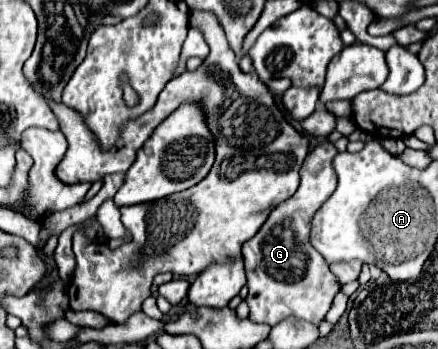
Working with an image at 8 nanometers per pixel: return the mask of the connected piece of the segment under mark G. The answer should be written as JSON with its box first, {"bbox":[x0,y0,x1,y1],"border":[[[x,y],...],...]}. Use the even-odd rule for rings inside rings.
{"bbox":[242,142,340,326],"border":[[[332,142],[316,146],[300,168],[300,186],[296,194],[276,206],[262,228],[248,242],[244,242],[242,254],[250,290],[246,296],[246,304],[250,306],[250,320],[274,326],[282,318],[294,314],[318,326],[326,316],[336,292],[340,290],[340,284],[330,272],[328,262],[310,244],[312,216],[328,200],[336,186],[336,172],[332,168],[336,154],[338,150]]]}

